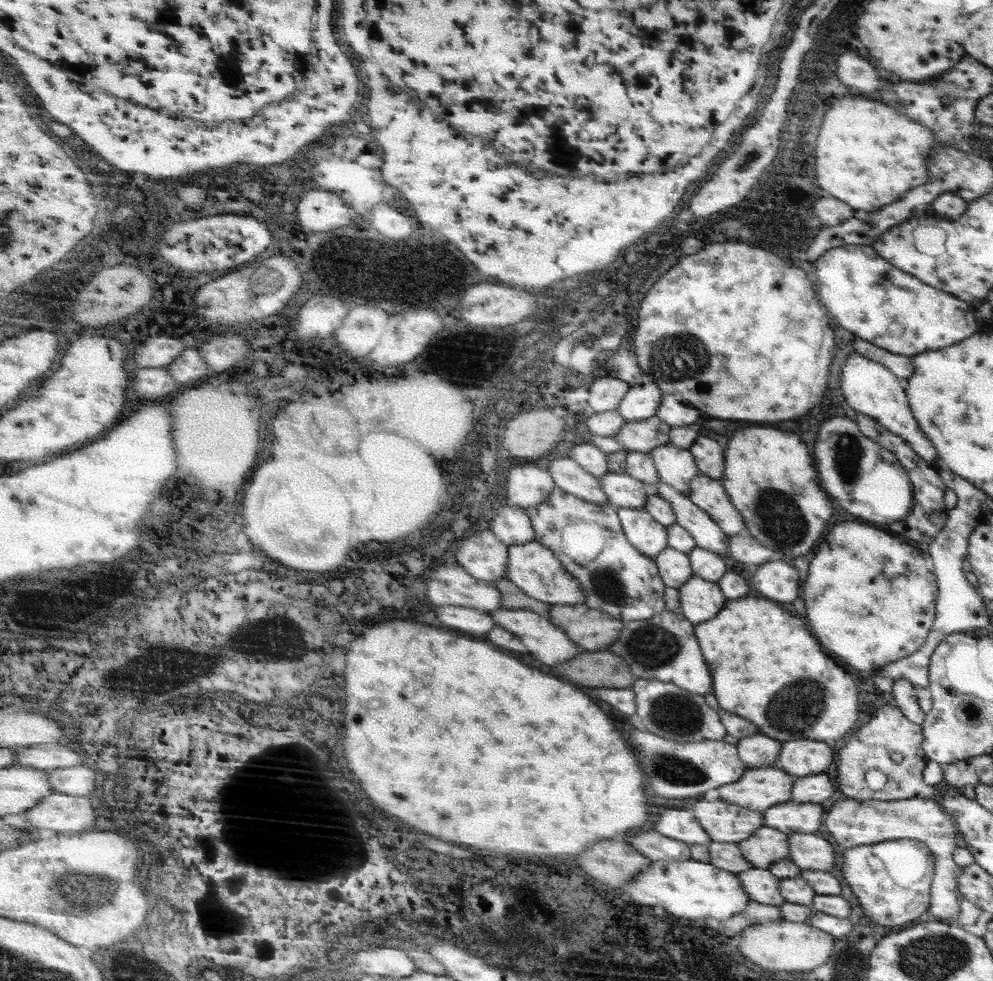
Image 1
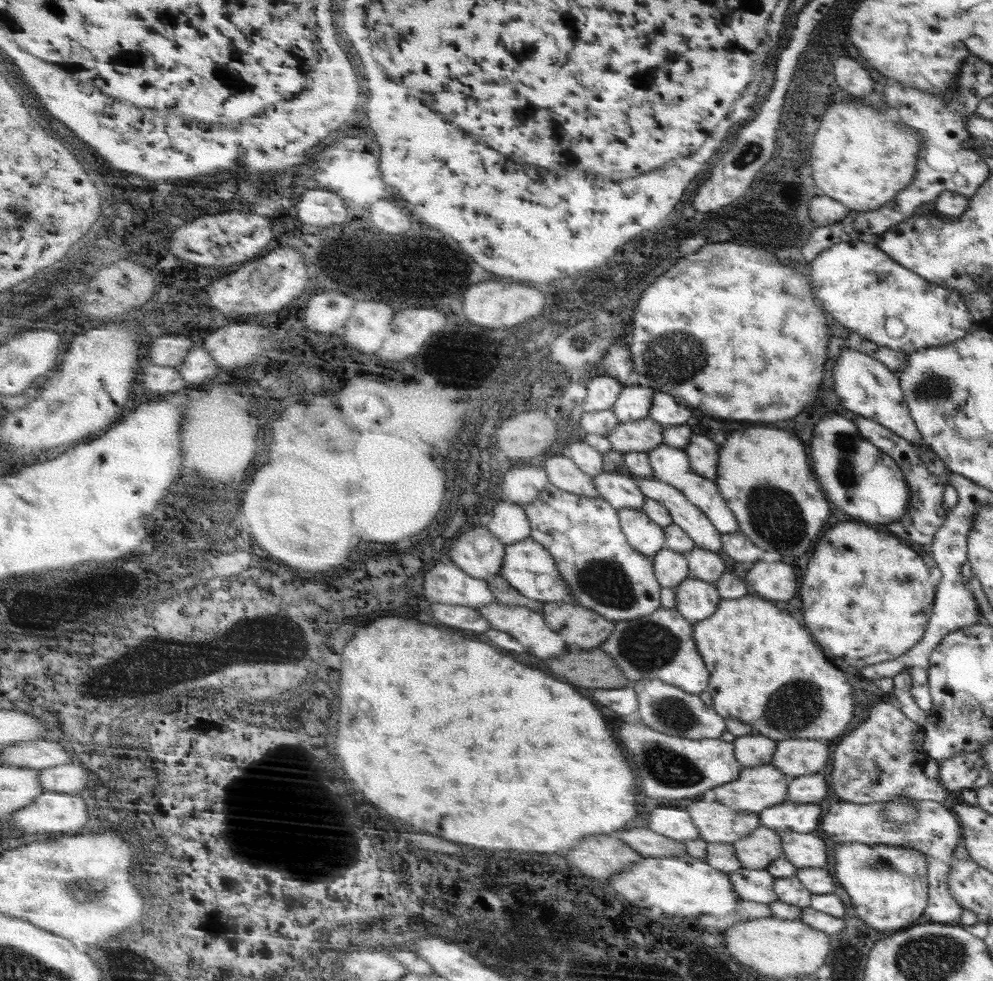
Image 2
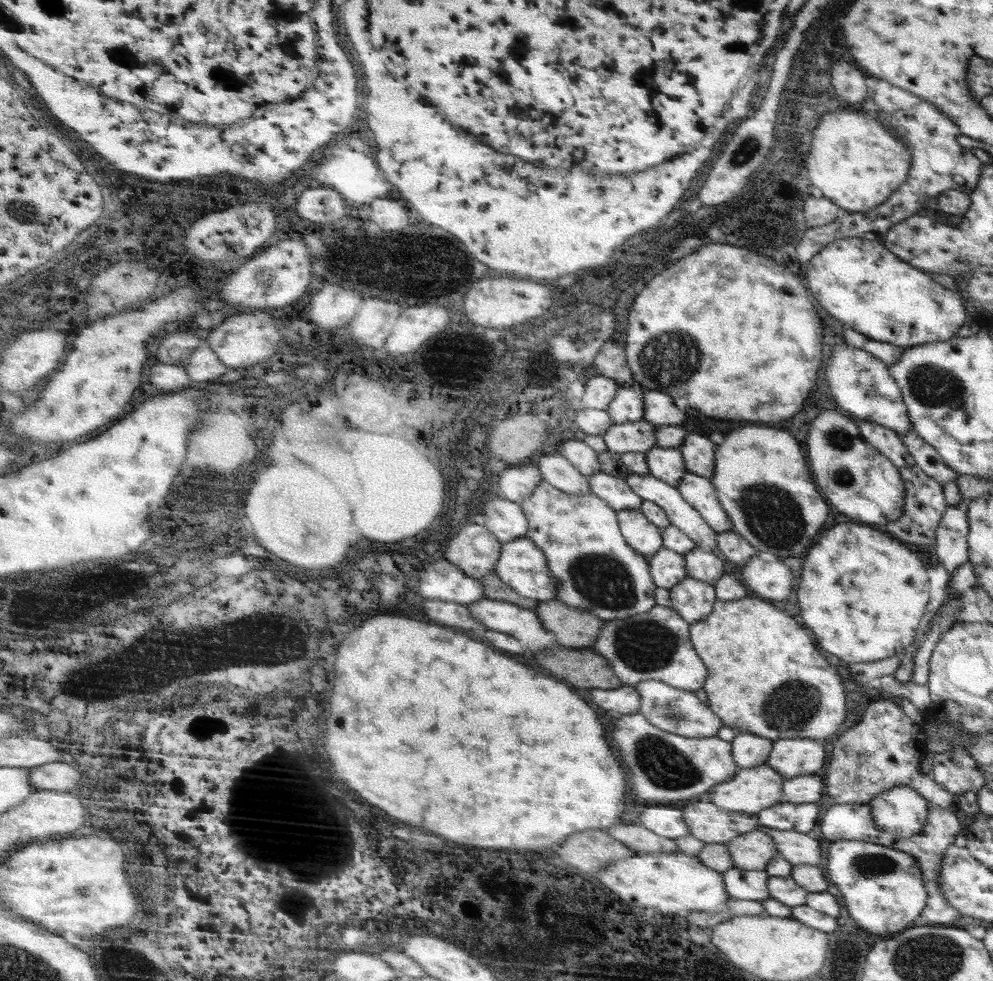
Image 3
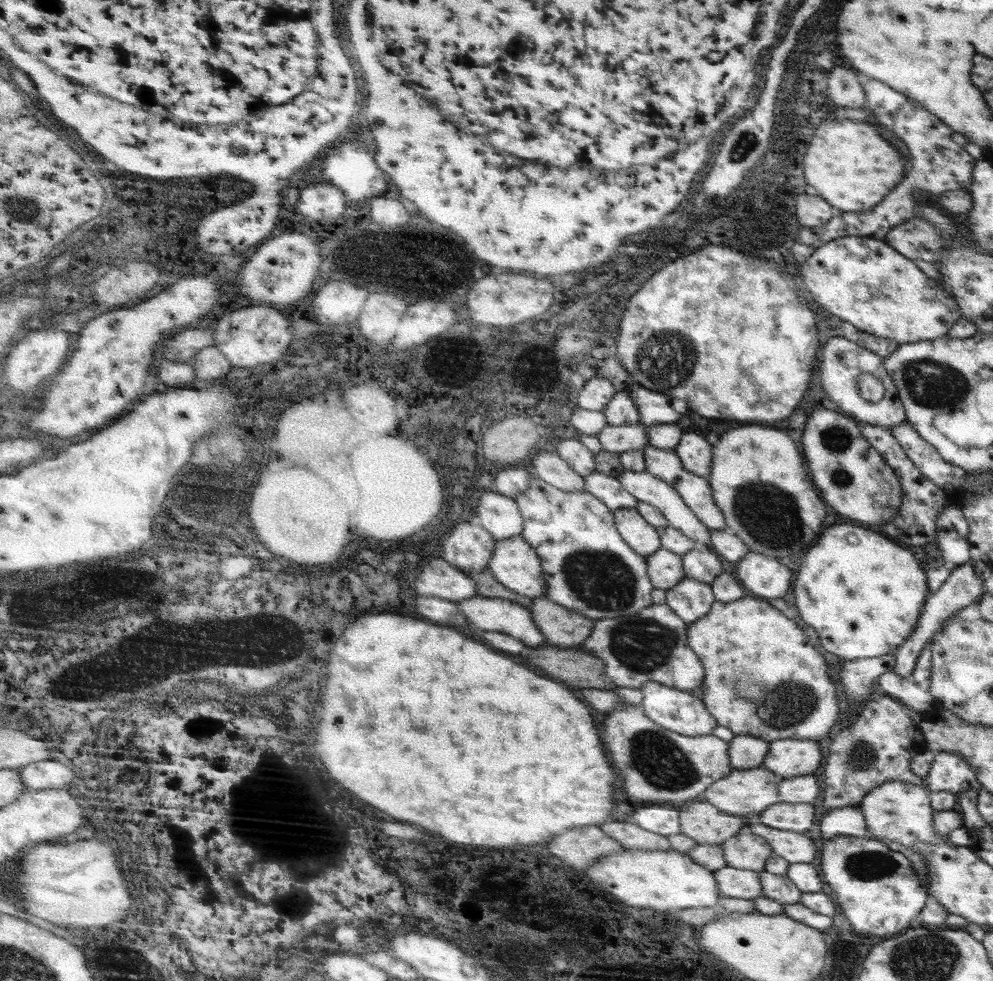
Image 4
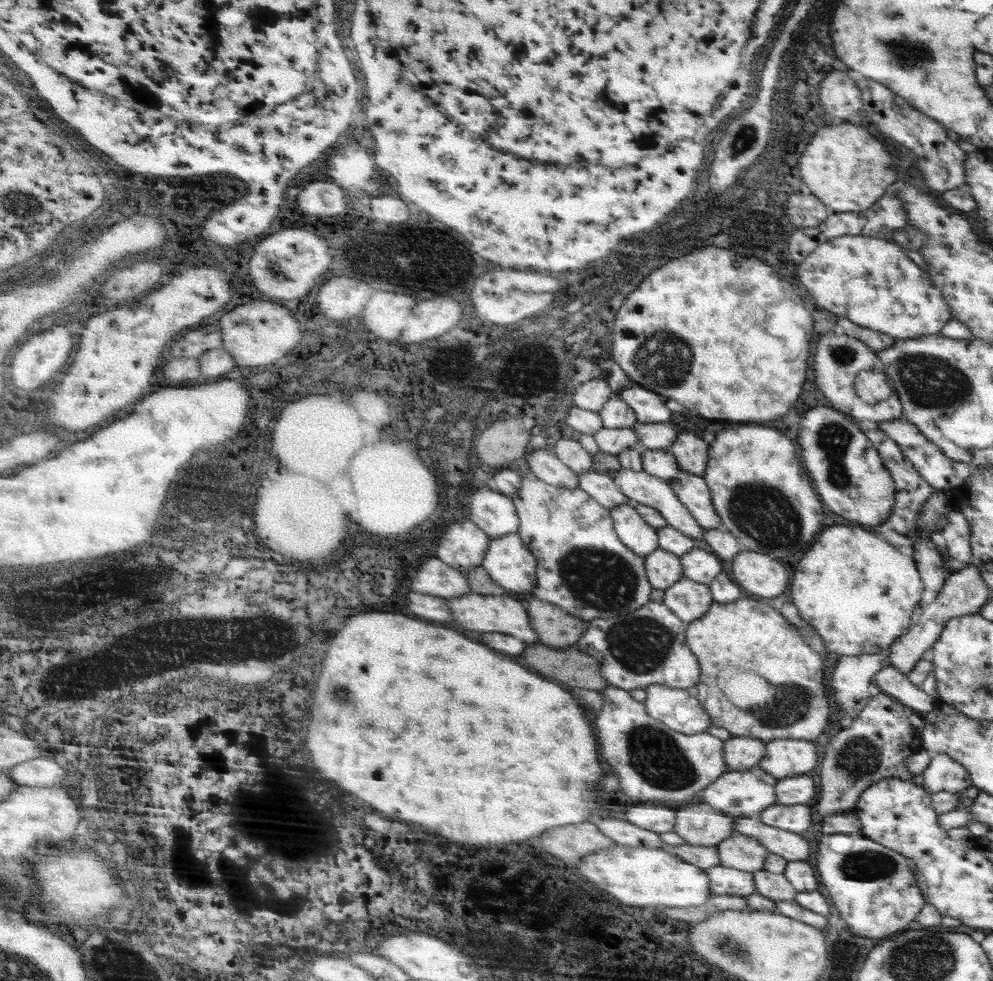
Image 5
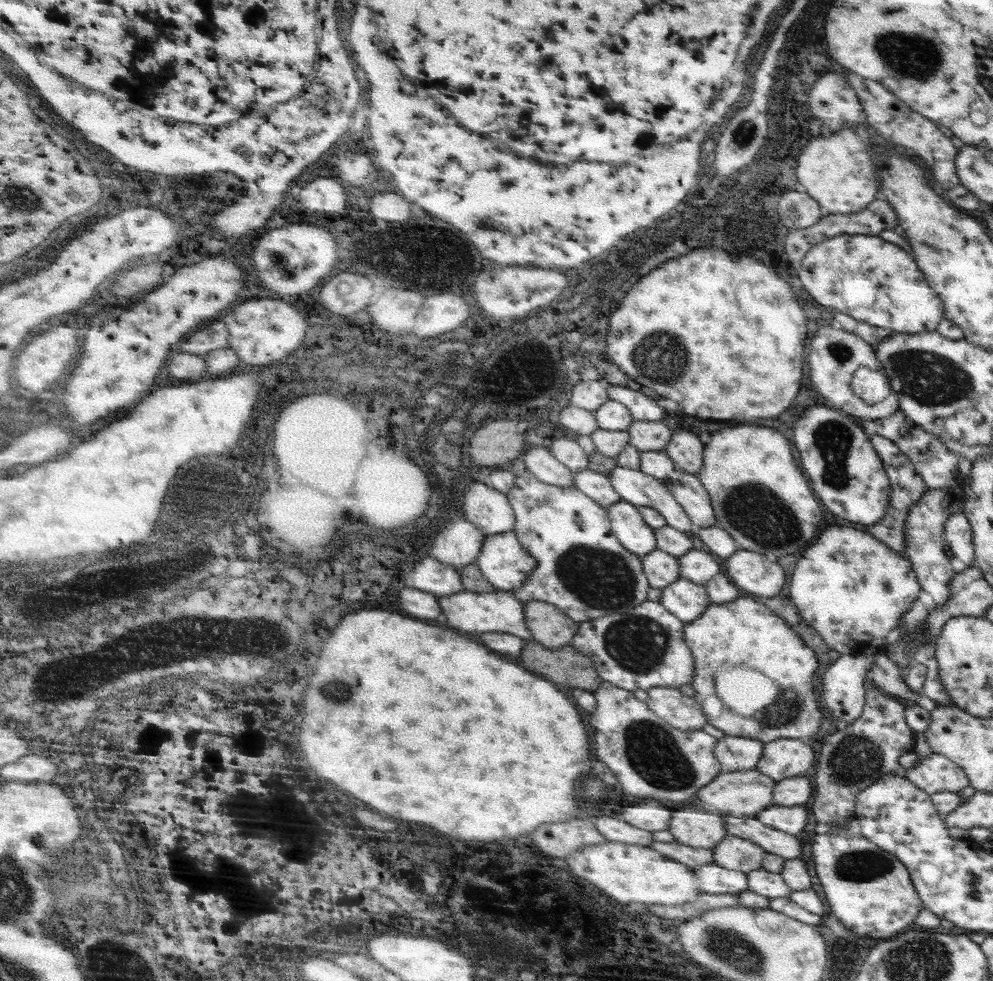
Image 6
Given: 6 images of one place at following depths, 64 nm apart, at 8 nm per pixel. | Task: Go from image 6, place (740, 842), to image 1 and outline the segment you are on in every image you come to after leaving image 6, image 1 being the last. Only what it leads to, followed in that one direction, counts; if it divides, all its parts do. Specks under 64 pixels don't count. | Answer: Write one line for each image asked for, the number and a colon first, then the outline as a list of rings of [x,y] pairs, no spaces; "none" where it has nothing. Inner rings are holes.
1: [[[761,826],[757,832],[753,832],[753,836],[737,842],[737,846],[751,868],[767,870],[773,862],[789,858],[787,834],[771,826]]]
2: [[[759,826],[749,836],[733,842],[733,848],[741,868],[747,870],[765,870],[773,860],[783,856],[779,834],[765,826]]]
3: [[[761,830],[745,832],[725,846],[735,870],[765,870],[769,860],[777,854],[773,838]]]
4: [[[741,830],[737,836],[725,840],[721,848],[727,866],[739,870],[753,870],[753,872],[765,870],[765,860],[769,860],[773,852],[763,838],[747,830]]]
5: [[[731,834],[721,844],[717,844],[719,852],[719,866],[735,868],[743,872],[759,872],[763,870],[765,856],[769,854],[755,838],[747,838],[741,834]]]

